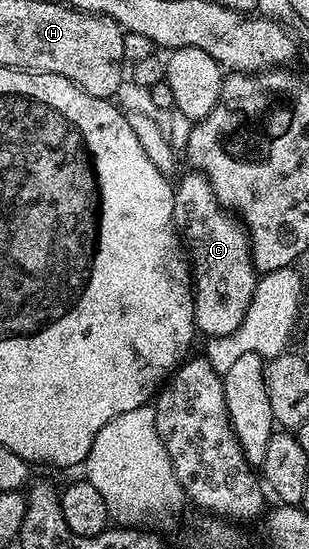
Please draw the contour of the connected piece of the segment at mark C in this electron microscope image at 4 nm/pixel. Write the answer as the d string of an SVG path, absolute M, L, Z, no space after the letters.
M188 172L176 179L173 192L173 225L189 257L194 283L194 327L206 337L229 335L242 323L257 281L248 234L244 225L215 196L204 174Z

